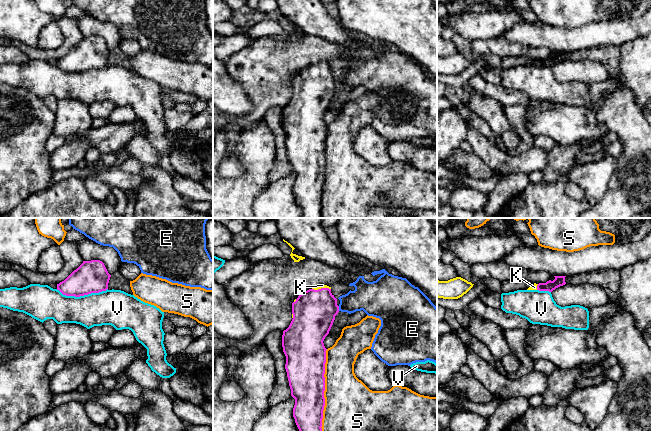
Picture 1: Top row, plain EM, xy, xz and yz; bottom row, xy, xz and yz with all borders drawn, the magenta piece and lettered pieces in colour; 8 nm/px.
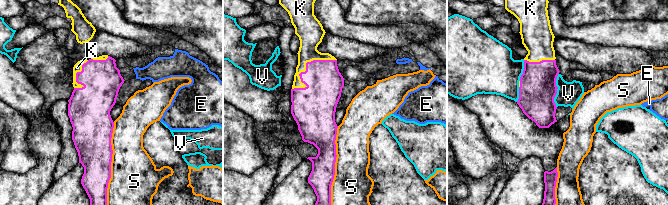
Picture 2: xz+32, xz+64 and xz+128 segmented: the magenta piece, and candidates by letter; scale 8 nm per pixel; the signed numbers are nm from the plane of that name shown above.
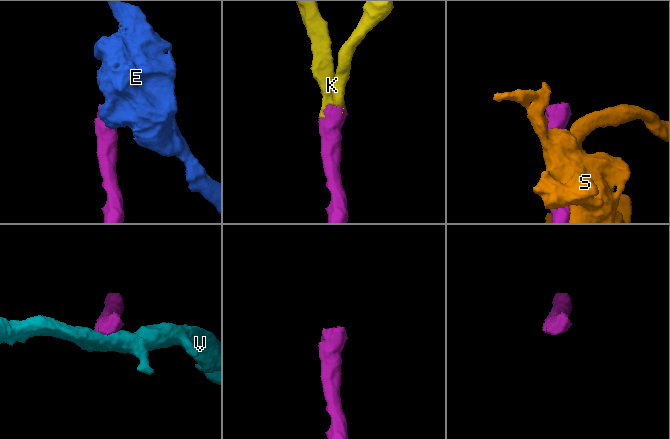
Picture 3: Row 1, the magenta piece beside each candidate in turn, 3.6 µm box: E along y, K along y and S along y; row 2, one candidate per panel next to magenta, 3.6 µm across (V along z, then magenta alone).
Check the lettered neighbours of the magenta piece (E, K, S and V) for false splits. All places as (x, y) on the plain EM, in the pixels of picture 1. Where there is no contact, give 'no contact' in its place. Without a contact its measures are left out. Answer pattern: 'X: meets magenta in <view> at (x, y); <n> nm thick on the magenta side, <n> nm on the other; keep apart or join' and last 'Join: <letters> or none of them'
E: meets magenta in xz at (338, 84); 340 nm thick on the magenta side, 220 nm on the other; keep apart
K: meets magenta in xz at (321, 64); 340 nm thick on the magenta side, 30 nm on the other; join
S: meets magenta in xz at (323, 171); 300 nm thick on the magenta side, 420 nm on the other; keep apart
V: meets magenta in xy at (81, 71); 260 nm thick on the magenta side, 280 nm on the other; keep apart
Join: K

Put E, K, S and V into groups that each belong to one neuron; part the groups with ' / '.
E / K / S / V

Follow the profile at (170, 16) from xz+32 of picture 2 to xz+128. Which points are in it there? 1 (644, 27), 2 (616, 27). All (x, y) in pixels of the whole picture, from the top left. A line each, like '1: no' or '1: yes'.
1: no
2: no

